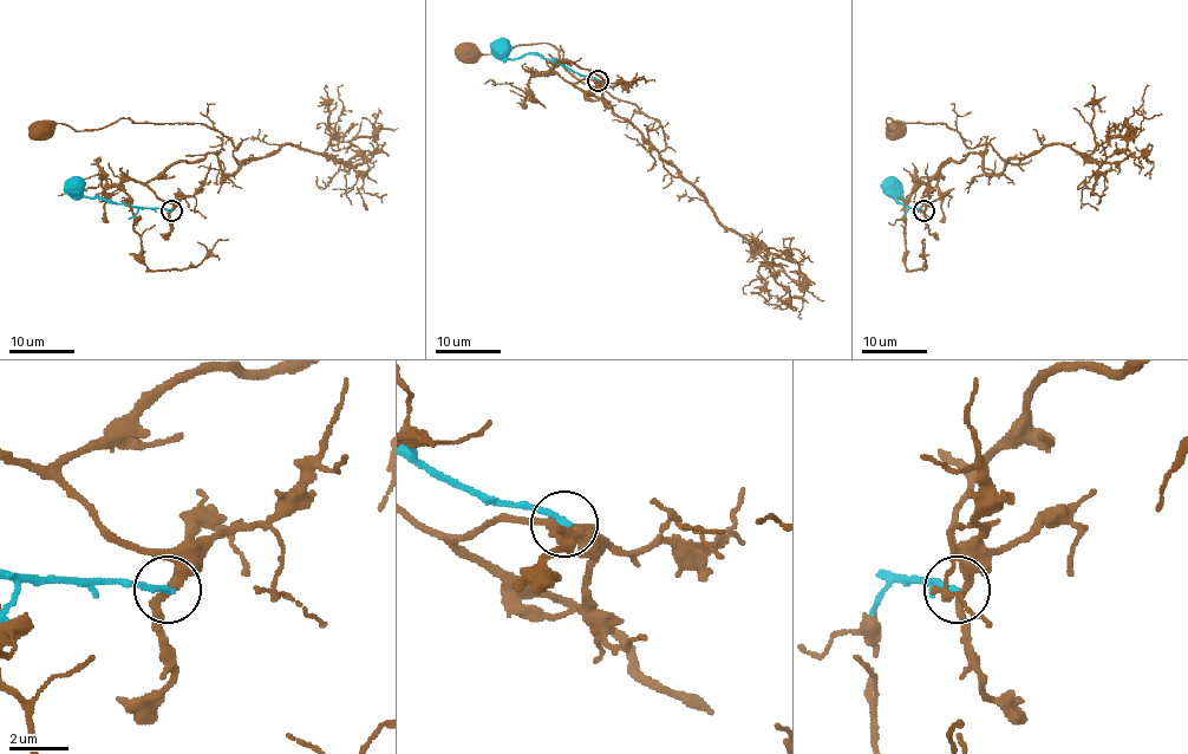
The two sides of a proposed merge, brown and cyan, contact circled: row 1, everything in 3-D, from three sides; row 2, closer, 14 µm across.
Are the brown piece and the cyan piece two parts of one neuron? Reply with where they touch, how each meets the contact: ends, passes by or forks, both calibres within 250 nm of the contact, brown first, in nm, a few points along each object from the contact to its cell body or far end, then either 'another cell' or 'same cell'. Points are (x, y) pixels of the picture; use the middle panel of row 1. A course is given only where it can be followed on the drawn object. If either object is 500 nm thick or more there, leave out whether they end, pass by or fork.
place (598, 80); brown passes by; cyan ends; calibres 320 and 240 nm; course brown (596, 80), (574, 84), (607, 102), (664, 164), (663, 127), (582, 84), (553, 46), (455, 50); course cyan (596, 80), (536, 54), (510, 59), (501, 50); another cell

